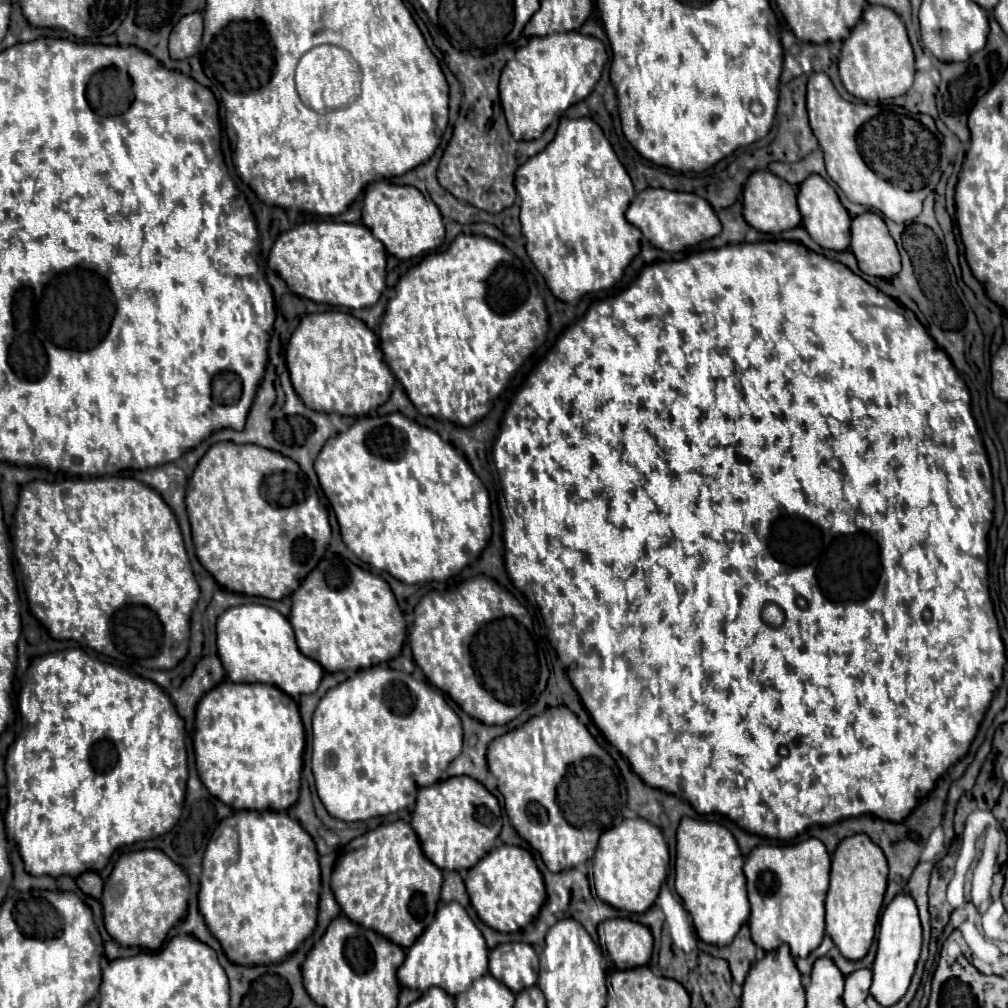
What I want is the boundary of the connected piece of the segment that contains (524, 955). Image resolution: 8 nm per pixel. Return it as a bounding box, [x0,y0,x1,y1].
[489,944,539,992]

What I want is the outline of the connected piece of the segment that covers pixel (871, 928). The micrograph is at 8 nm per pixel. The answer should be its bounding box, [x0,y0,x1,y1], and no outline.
[825,834,887,960]

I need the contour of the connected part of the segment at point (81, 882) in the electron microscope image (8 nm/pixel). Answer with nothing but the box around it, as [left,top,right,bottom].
[77,872,103,898]

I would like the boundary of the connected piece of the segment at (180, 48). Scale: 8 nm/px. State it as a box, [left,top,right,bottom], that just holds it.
[169,12,203,60]

